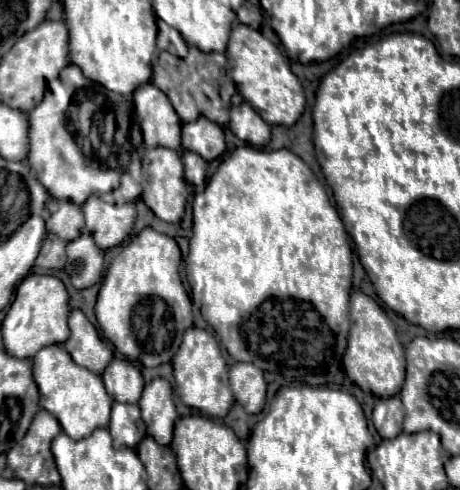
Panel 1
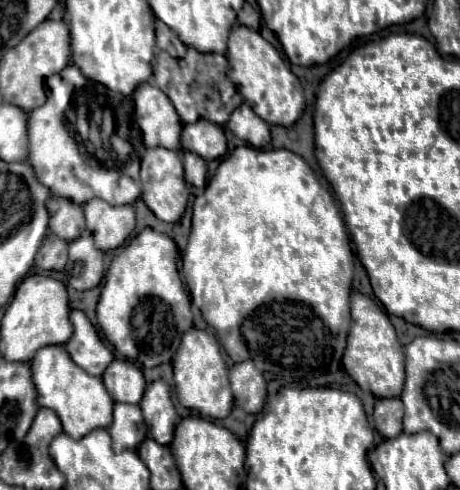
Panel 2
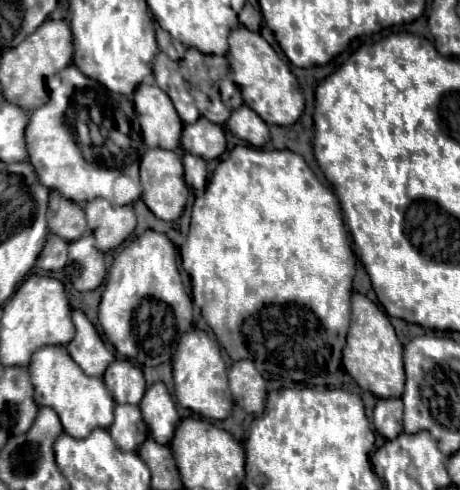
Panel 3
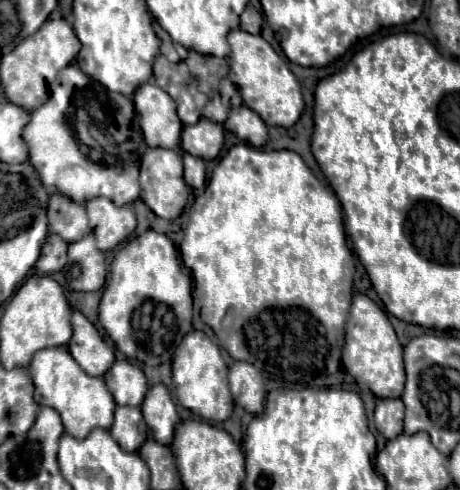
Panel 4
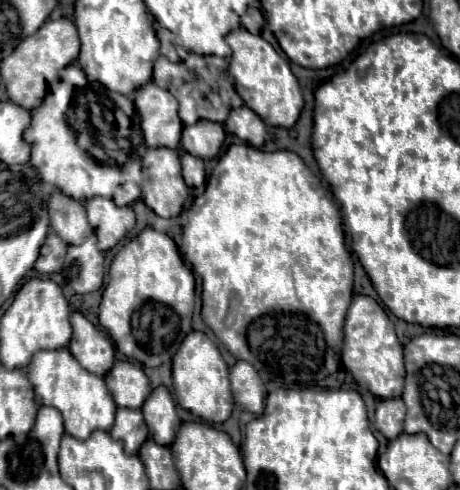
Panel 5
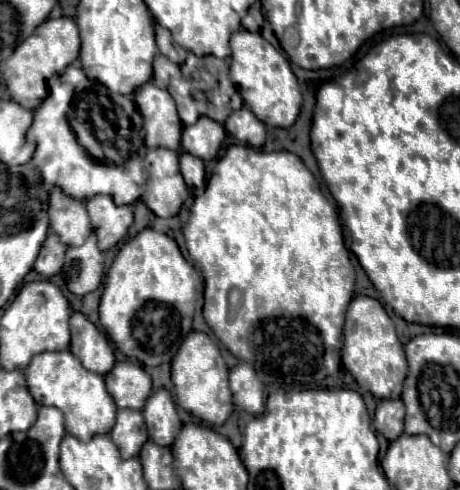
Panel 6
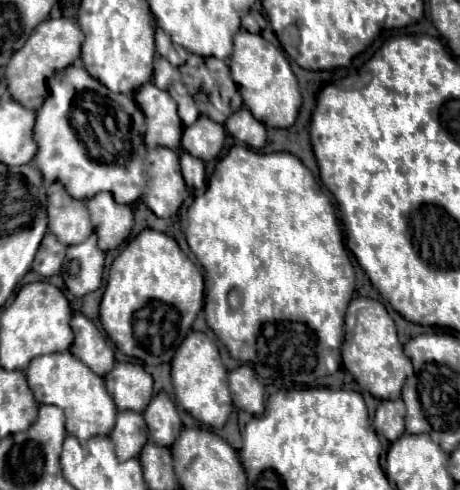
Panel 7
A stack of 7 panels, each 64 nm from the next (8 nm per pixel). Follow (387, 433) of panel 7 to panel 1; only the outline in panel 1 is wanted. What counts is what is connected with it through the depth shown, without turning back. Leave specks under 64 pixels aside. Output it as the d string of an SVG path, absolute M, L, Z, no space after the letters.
M398 396L376 400L372 422L382 438L398 436L402 432L402 420L404 420L404 406Z

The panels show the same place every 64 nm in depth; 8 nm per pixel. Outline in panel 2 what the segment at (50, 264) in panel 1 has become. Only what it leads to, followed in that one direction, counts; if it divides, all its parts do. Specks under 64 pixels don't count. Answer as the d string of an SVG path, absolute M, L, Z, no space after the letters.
M48 234L40 252L36 254L36 266L42 270L64 270L68 262L68 252L66 252L68 242L60 240L58 236Z

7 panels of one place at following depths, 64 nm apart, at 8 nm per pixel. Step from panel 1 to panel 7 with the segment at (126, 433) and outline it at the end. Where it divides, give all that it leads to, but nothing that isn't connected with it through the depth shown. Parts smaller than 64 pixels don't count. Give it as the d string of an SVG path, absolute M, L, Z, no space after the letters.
M118 412L116 426L110 434L110 440L114 442L116 456L120 462L138 458L142 446L148 440L148 428L144 424L144 418L140 412Z

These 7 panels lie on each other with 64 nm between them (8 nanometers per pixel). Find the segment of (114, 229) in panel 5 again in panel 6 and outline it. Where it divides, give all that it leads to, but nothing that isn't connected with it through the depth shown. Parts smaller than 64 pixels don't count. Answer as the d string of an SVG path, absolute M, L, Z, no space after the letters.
M94 196L86 202L86 208L102 252L116 246L134 222L132 206L116 206L110 196Z

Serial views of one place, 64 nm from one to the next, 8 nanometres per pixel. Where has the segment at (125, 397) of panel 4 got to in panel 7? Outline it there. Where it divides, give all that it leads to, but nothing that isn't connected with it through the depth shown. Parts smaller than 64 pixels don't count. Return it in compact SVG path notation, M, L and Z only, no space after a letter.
M116 362L104 380L118 410L144 412L154 392L152 376L142 368L142 364L134 362Z

